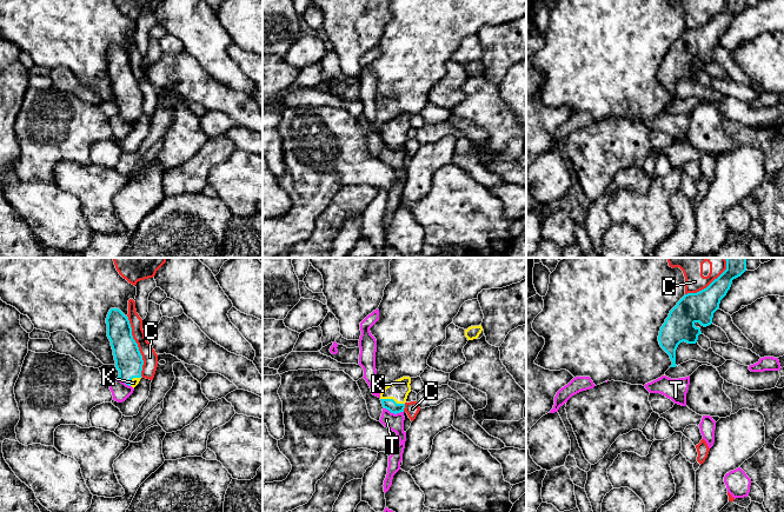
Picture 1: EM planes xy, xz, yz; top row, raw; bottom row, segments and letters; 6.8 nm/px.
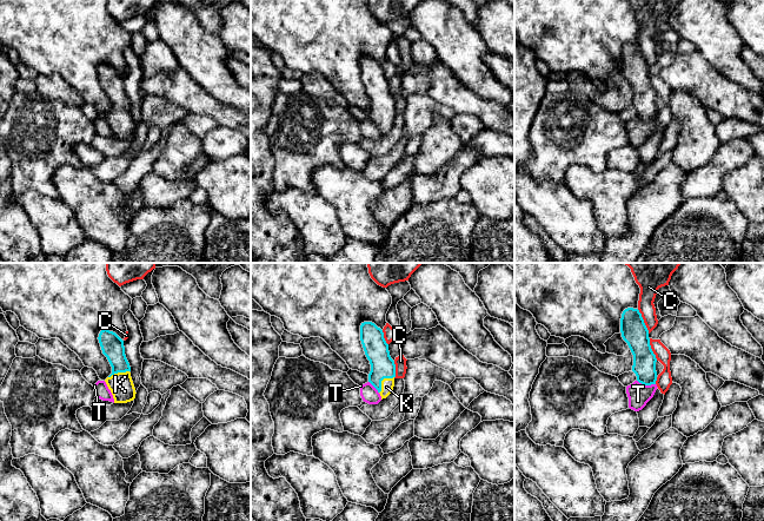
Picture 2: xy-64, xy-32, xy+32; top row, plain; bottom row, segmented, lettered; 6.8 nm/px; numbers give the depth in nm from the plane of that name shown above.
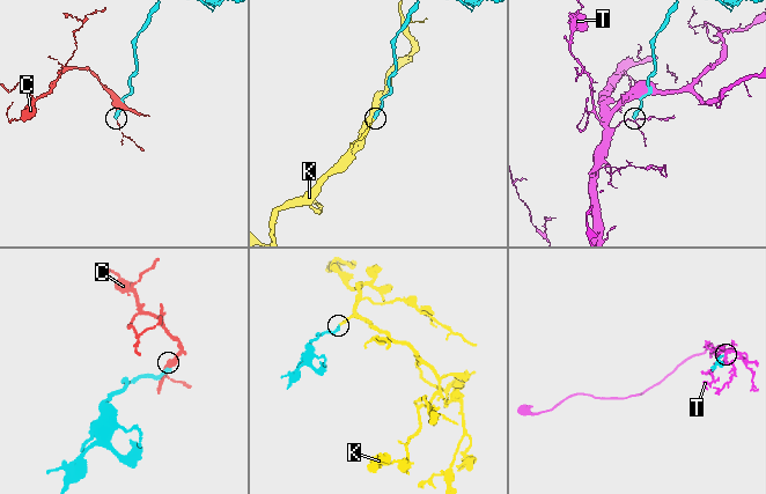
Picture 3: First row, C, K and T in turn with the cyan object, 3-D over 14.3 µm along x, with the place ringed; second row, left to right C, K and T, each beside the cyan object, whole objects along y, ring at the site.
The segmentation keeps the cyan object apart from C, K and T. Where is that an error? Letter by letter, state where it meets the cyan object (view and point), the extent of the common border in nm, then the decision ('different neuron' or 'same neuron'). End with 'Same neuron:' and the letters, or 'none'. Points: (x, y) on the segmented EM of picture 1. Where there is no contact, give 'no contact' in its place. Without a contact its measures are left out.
C: meets cyan in xy at (137, 346); contact 420 nm long; different neuron
K: meets cyan in xz at (392, 399); contact 170 nm long; same neuron
T: meets cyan in xz at (393, 412); contact 140 nm long; different neuron
Same neuron: K

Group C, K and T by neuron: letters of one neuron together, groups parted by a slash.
C / K / T

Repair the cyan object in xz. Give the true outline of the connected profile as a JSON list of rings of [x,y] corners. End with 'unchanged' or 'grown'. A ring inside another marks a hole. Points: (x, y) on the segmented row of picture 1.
[[[403,377],[386,386],[380,393],[383,407],[394,414],[404,412],[407,395],[411,392],[410,384],[411,378]]]; grown

